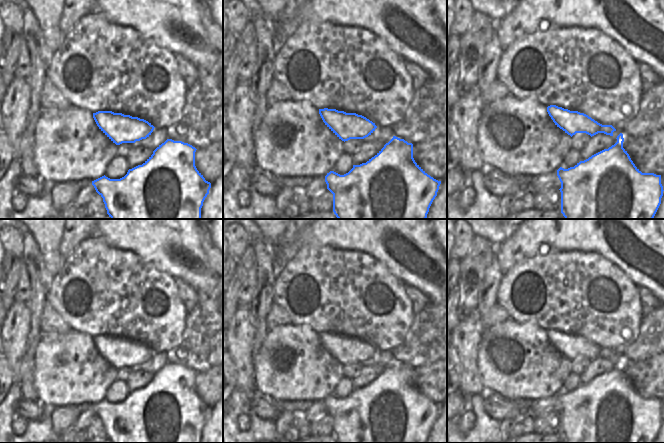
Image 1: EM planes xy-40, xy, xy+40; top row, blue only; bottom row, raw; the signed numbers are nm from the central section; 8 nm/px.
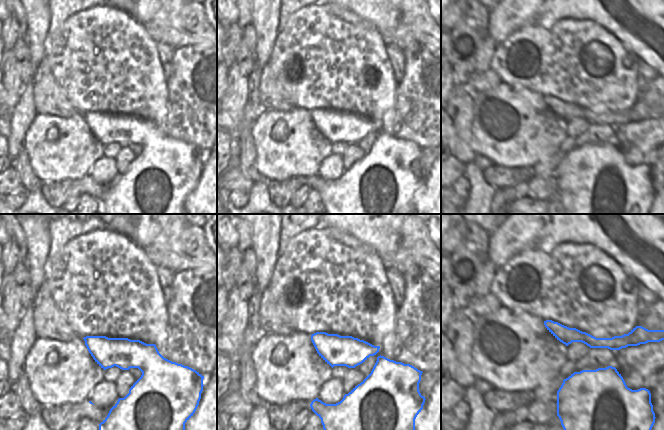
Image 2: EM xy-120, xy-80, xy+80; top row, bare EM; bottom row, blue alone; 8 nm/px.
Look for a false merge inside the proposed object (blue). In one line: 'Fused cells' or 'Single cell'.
Single cell

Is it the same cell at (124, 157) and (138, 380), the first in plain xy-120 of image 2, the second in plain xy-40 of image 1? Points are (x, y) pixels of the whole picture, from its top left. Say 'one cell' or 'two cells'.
one cell

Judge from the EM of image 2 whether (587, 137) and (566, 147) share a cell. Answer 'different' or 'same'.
different

